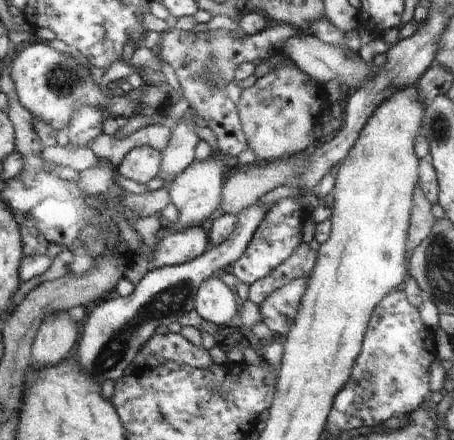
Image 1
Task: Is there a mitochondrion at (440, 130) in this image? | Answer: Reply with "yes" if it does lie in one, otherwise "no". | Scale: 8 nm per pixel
yes

